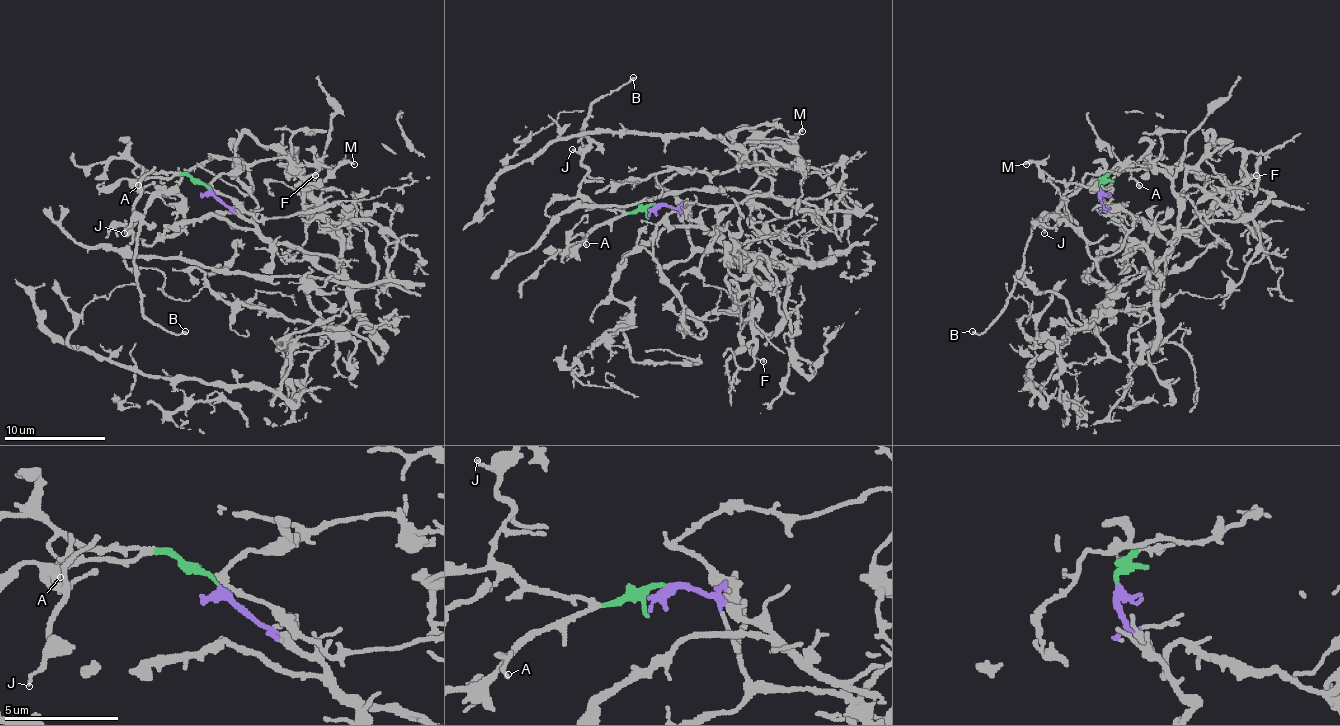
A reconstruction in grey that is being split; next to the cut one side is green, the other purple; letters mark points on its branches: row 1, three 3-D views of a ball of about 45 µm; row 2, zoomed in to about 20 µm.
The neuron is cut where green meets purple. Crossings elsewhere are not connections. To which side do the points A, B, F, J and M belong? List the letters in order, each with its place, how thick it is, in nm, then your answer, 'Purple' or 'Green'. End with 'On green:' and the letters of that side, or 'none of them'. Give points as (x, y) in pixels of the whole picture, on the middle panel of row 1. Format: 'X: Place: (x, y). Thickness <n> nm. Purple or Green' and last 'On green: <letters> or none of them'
A: Place: (586, 244). Thickness 160 nm. Green
B: Place: (633, 77). Thickness 160 nm. Green
F: Place: (763, 361). Thickness 140 nm. Purple
J: Place: (572, 149). Thickness 110 nm. Green
M: Place: (802, 131). Thickness 190 nm. Purple
On green: A, B, J

